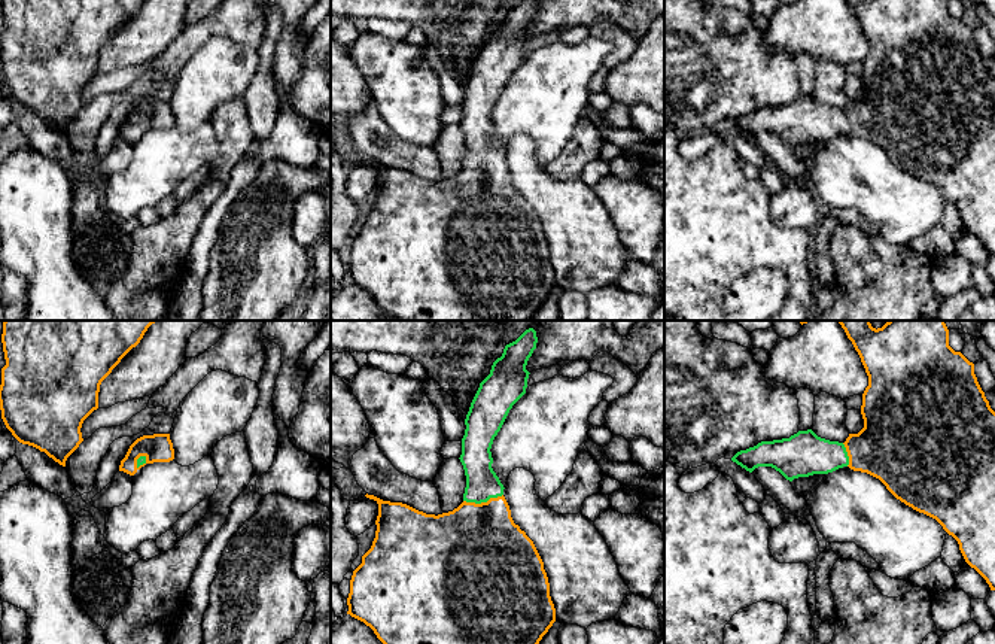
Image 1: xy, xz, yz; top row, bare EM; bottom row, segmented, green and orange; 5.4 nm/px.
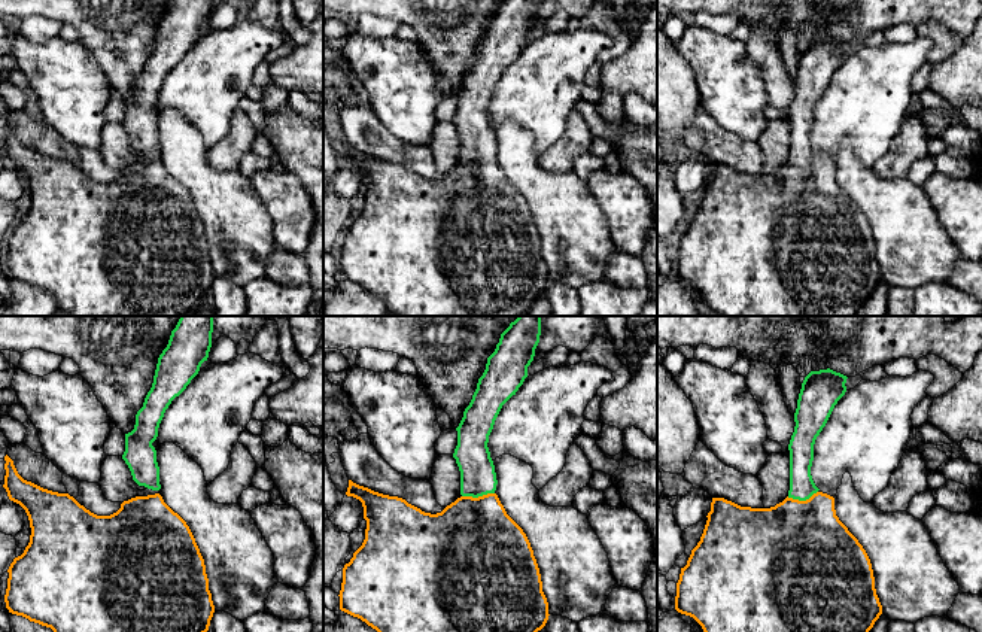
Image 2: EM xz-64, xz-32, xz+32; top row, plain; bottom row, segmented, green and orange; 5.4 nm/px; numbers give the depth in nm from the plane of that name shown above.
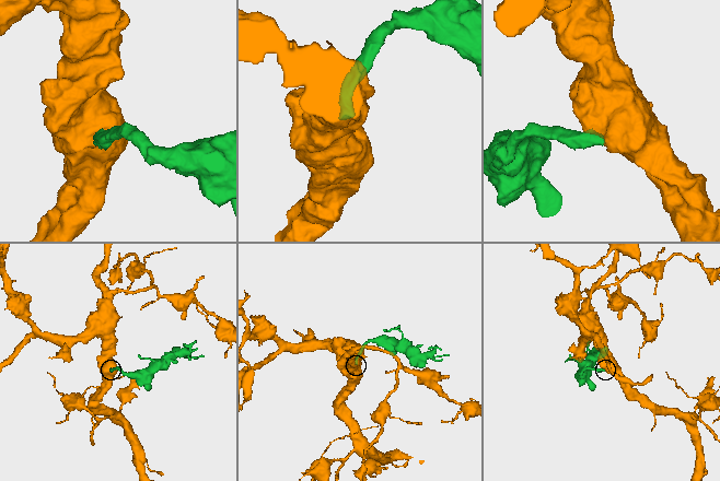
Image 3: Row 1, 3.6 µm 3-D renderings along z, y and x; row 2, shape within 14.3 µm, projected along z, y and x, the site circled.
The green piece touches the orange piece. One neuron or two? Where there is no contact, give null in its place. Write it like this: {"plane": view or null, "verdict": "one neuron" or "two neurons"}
{"plane": "xz", "verdict": "one neuron"}

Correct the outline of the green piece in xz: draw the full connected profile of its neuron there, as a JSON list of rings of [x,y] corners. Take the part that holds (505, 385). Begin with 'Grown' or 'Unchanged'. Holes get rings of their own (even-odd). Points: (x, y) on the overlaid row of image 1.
Grown. [[[533,328],[526,329],[515,341],[505,346],[503,353],[498,358],[490,370],[490,374],[480,383],[480,388],[471,402],[465,419],[465,435],[462,438],[460,462],[466,476],[466,487],[463,502],[453,511],[442,514],[426,514],[402,502],[383,501],[374,495],[365,495],[378,504],[378,516],[375,520],[377,531],[371,549],[362,556],[362,564],[353,571],[350,580],[350,593],[347,605],[352,617],[369,626],[383,644],[539,644],[542,637],[556,622],[556,608],[550,596],[550,583],[544,569],[544,562],[533,544],[533,541],[514,523],[509,505],[503,496],[503,484],[492,468],[492,444],[500,431],[512,405],[526,394],[529,371],[527,361],[536,349],[538,337]]]

